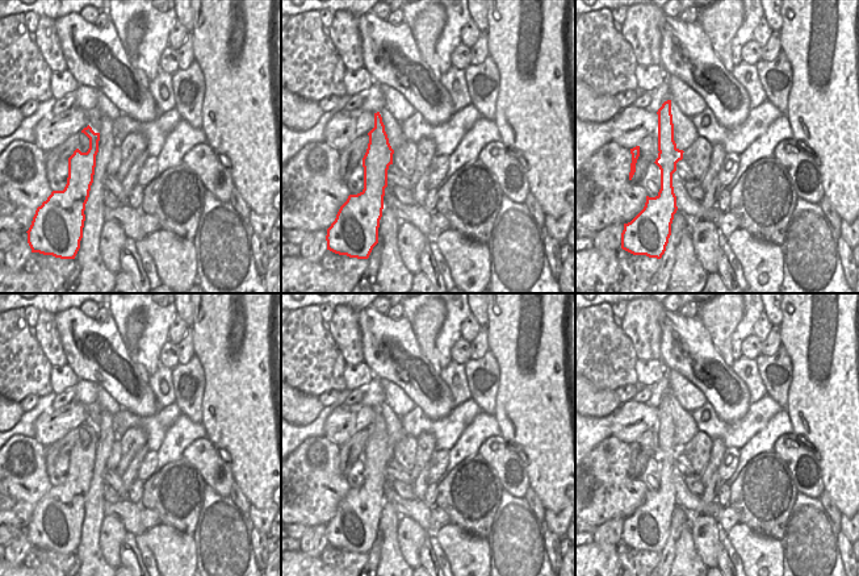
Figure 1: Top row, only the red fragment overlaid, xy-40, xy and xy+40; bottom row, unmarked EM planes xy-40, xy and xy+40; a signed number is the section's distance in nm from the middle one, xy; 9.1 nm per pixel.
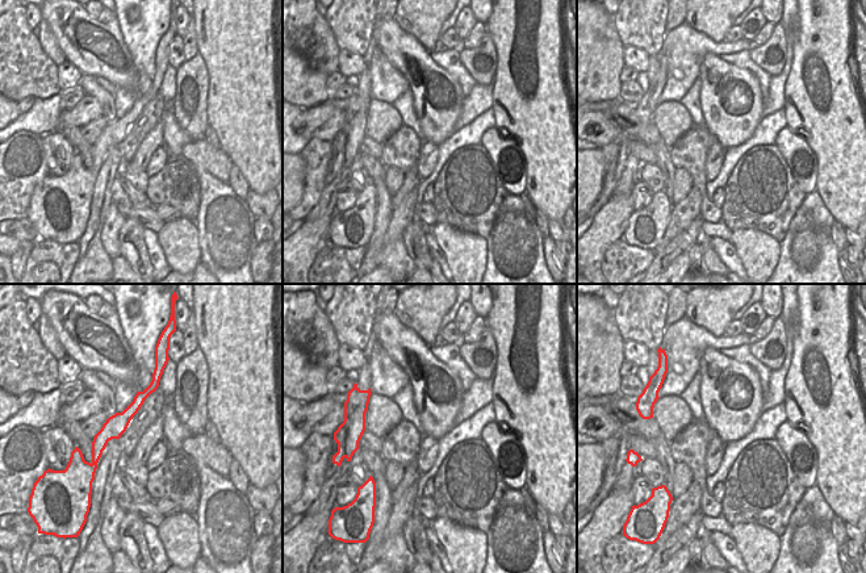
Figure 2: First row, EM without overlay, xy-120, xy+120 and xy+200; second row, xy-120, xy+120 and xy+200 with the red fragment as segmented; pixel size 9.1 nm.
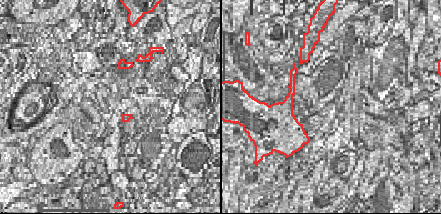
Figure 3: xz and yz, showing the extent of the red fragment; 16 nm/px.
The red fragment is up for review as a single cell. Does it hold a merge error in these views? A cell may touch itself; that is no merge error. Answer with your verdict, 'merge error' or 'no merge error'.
merge error

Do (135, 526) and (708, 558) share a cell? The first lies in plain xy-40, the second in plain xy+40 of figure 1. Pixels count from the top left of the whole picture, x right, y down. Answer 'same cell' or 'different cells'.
different cells

